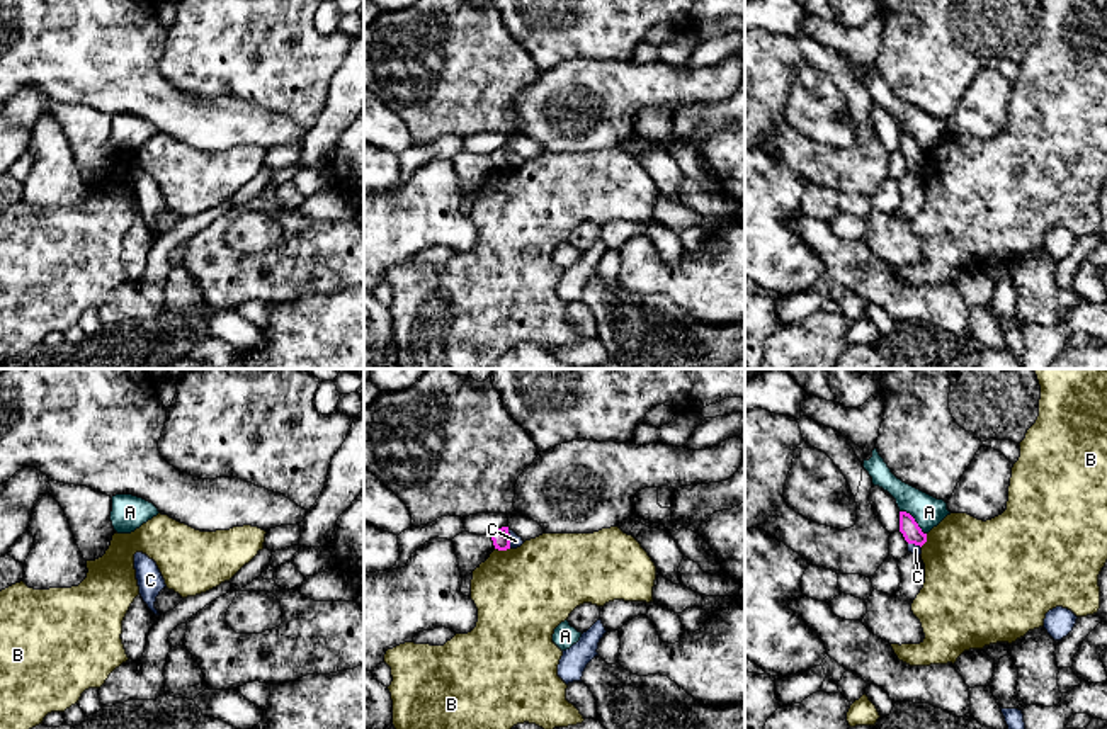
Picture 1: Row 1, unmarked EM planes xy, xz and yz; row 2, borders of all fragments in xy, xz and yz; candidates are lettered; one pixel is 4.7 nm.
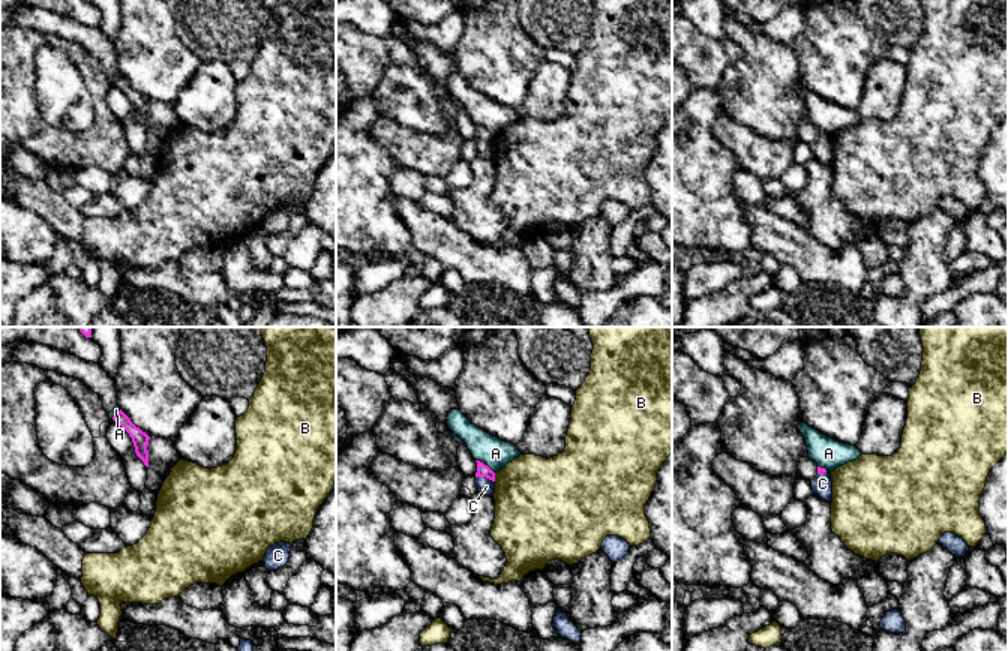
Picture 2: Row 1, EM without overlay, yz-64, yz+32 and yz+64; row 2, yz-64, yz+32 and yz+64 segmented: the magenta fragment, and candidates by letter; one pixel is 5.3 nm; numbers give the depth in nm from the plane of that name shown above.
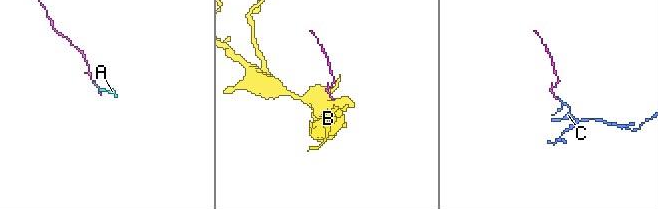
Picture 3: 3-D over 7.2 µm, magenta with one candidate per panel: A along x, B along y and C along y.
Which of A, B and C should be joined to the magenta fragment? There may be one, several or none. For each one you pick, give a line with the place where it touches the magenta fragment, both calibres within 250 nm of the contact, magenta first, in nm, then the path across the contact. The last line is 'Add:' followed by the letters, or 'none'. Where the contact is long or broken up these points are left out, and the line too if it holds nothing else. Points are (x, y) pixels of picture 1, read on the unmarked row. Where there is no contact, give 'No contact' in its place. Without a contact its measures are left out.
C: Touches magenta at xz (509, 158). Thickness 90 nm (magenta) against 60 nm. Path across: xz (500, 157), (509, 158), (516, 160)
Add: C

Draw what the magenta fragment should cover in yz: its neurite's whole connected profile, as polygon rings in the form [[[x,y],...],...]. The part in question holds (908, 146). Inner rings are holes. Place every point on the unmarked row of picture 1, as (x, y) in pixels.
[[[900,131],[900,151],[908,161],[908,172],[920,175],[922,165],[927,161],[927,153],[922,151],[915,138],[906,131]]]

